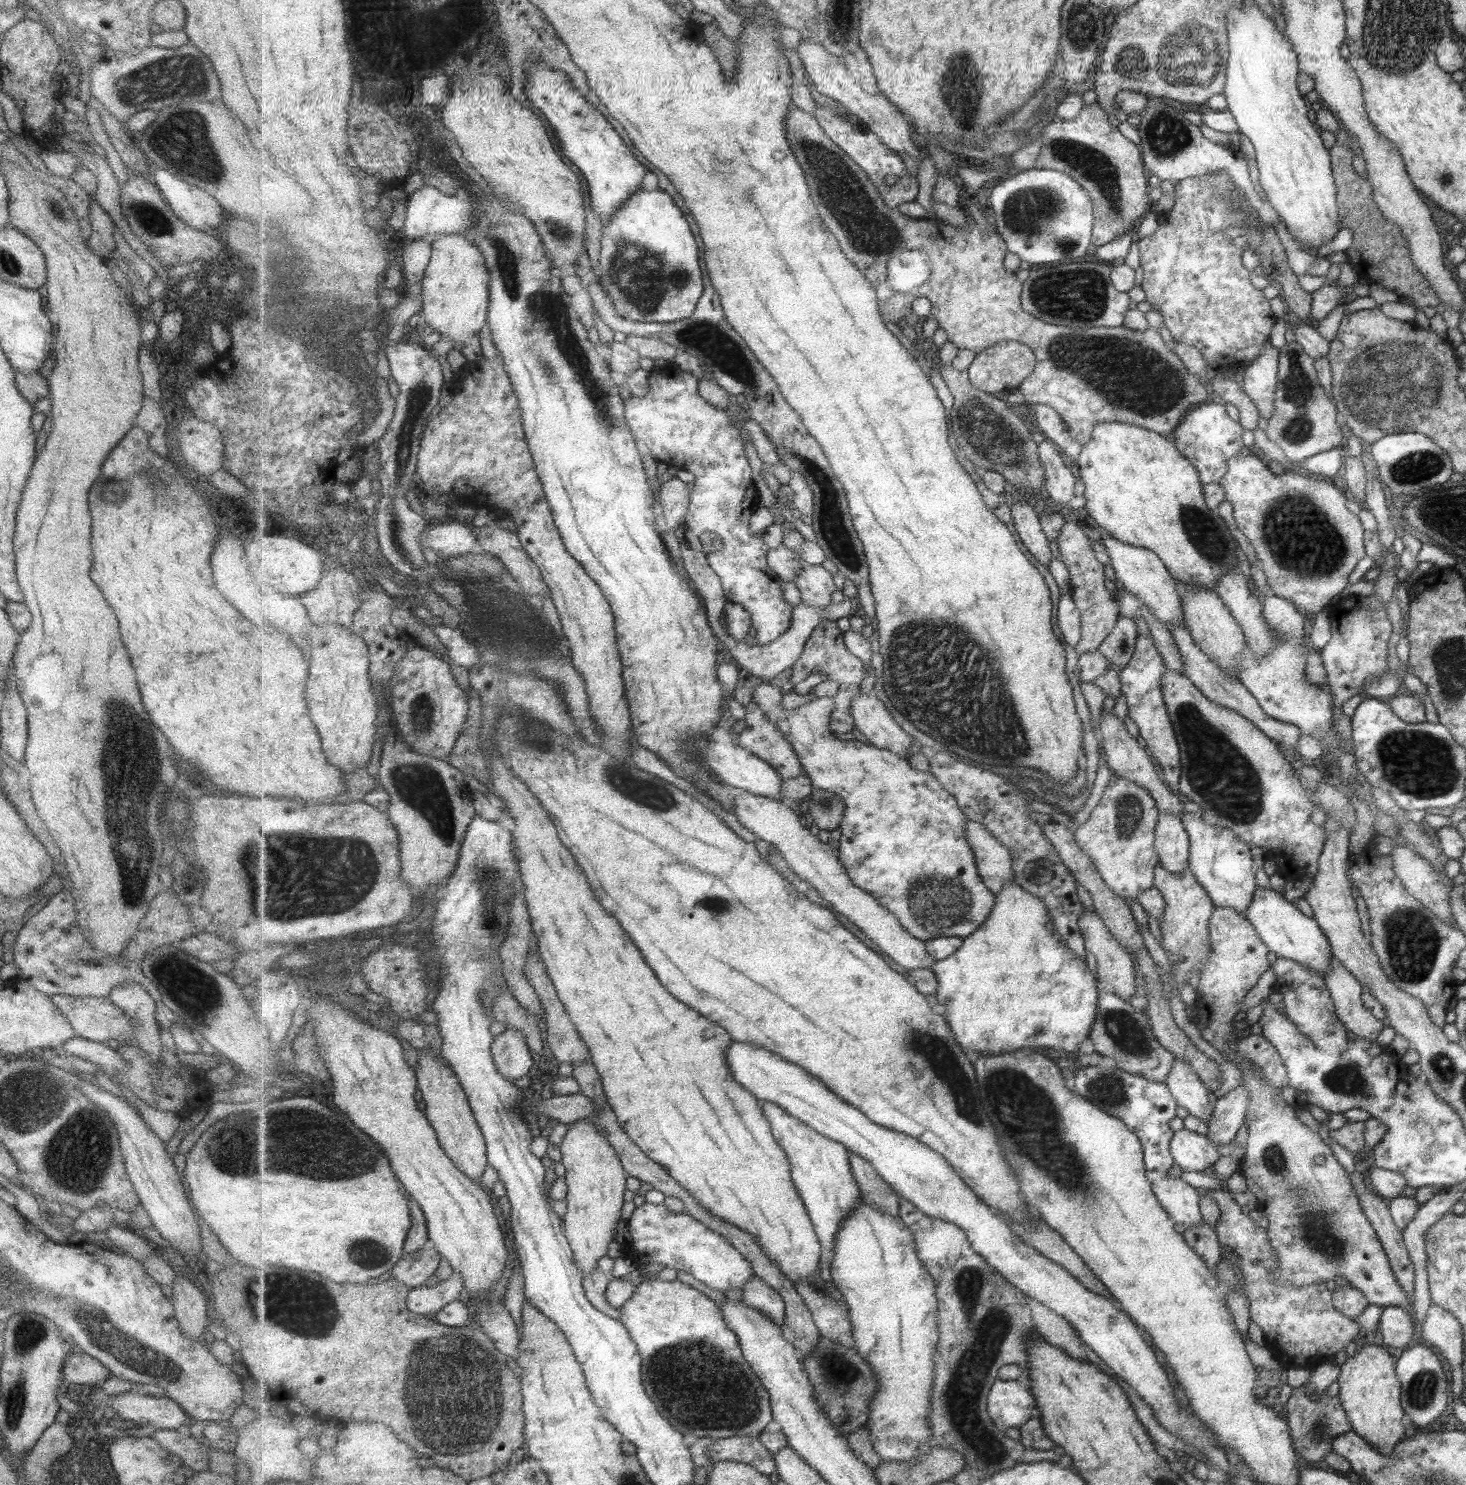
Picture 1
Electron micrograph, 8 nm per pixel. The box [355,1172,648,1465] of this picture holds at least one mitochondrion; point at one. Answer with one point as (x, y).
(465, 1401)

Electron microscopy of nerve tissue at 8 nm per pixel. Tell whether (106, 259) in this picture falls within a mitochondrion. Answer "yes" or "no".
no

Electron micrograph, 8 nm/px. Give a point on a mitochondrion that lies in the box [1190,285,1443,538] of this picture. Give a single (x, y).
(1297, 427)

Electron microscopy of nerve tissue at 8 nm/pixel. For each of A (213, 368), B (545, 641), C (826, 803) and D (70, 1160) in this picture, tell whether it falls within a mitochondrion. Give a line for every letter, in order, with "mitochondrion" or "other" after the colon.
A: other
B: mitochondrion
C: mitochondrion
D: mitochondrion

